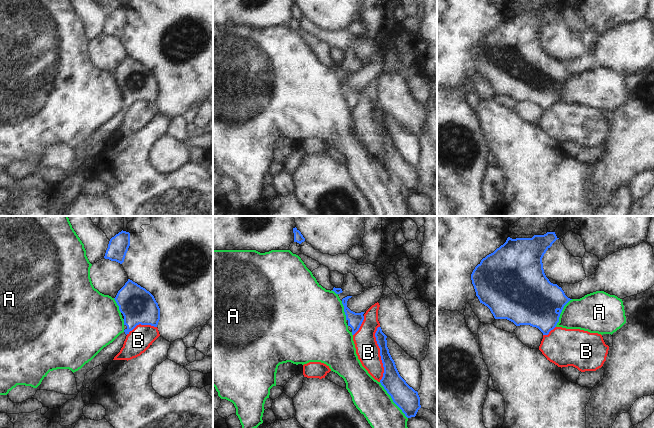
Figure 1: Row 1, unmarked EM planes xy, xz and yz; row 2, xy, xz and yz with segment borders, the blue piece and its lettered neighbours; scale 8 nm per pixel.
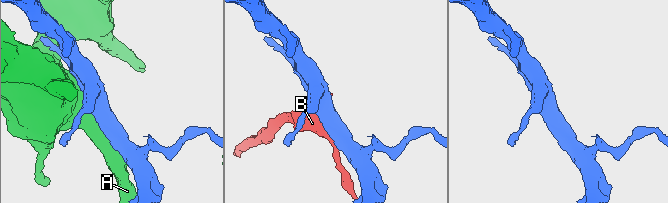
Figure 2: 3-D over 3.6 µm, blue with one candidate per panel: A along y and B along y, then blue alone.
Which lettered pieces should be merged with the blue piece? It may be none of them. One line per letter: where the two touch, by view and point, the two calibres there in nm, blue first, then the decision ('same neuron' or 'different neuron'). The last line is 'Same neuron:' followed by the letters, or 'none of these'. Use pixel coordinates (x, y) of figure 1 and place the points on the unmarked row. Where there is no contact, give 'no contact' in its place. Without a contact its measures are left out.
A: xz (392, 175) | 190/280 nm | different neuron
B: xz (380, 130) | 160/190 nm | different neuron
Same neuron: none of these

